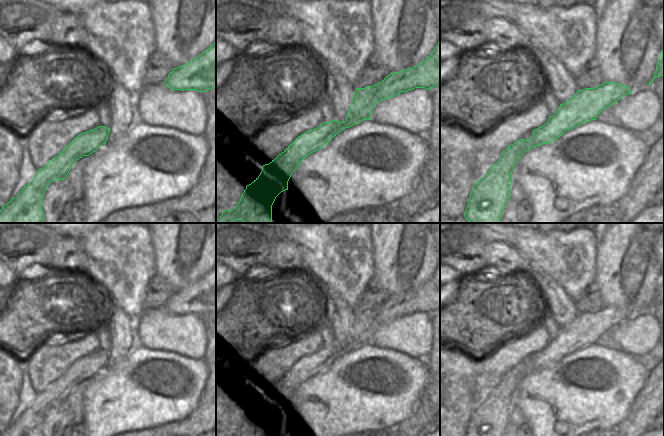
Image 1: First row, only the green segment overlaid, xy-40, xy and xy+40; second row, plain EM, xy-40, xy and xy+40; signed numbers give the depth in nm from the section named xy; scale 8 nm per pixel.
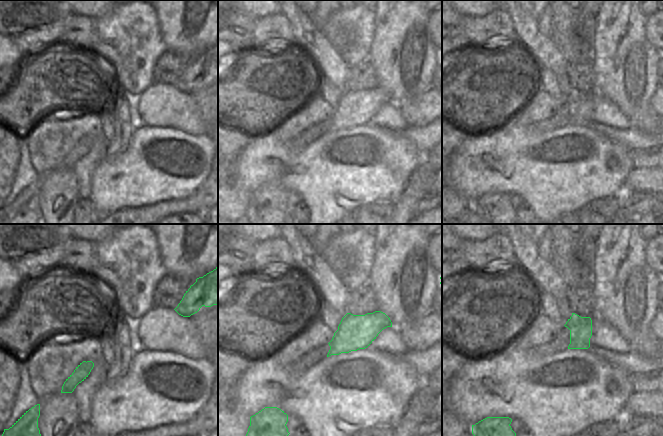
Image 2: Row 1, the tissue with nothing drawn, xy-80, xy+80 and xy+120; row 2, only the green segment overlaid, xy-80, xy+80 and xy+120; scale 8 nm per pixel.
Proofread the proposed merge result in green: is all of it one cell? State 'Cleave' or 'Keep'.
Cleave.

